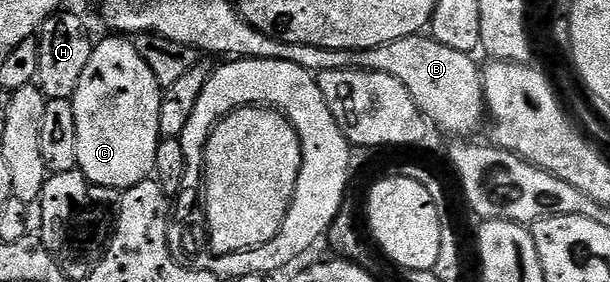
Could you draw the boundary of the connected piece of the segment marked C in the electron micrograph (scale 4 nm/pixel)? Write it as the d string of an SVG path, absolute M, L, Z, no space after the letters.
M110 37L114 39L97 40L94 43L94 52L92 57L88 57L88 66L84 69L84 77L80 77L80 85L76 85L76 93L72 100L74 112L76 113L76 157L78 158L77 170L84 173L84 177L95 187L112 187L115 189L125 189L136 185L140 181L151 178L154 175L154 166L156 165L156 149L160 140L163 138L160 129L160 105L162 104L163 88L156 81L152 69L140 57L138 50L134 48L133 42L126 37Z

